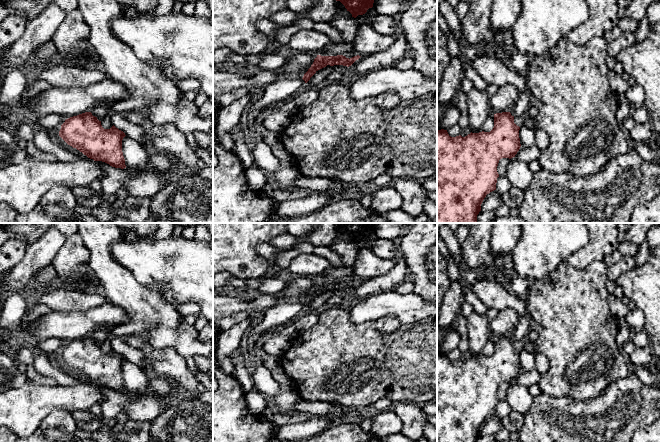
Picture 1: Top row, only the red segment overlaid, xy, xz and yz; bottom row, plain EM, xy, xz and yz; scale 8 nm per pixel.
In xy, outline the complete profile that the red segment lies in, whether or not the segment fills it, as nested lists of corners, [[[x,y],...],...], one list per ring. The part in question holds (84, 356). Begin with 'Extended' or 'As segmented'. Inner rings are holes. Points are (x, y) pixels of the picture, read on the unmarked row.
As segmented. [[[91,336],[70,341],[61,349],[59,360],[94,385],[102,385],[115,392],[126,392],[122,376],[125,357],[114,349],[104,353]]]

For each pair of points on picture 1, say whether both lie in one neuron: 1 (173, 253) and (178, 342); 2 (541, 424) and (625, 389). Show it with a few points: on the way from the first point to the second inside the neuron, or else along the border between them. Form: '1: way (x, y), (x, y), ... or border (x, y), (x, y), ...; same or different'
1: border (150, 289), (156, 290), (170, 303); different
2: way (562, 423), (592, 423), (604, 410); same

